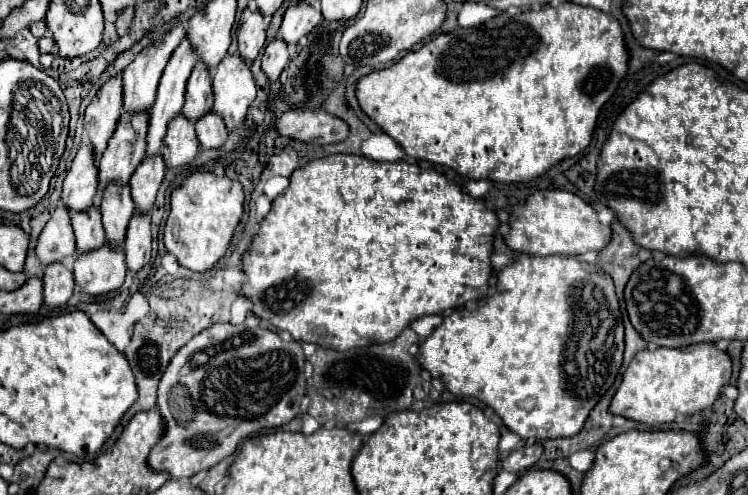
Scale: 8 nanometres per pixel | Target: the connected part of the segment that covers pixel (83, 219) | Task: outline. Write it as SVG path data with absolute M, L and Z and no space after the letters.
M97 208L71 214L71 226L75 232L77 254L87 254L99 250L105 244L105 232L101 224L101 212Z

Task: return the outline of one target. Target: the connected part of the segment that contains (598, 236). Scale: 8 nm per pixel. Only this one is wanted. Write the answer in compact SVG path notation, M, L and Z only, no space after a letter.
M567 190L535 192L527 198L525 204L515 206L511 216L511 230L505 236L505 242L515 252L533 256L577 256L589 250L599 252L603 246L607 246L607 242L611 242L611 226L601 224L593 206Z

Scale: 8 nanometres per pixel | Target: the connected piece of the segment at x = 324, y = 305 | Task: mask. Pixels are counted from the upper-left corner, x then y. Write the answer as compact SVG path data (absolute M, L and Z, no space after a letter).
M333 154L319 160L311 160L305 166L297 168L291 174L289 188L273 200L273 208L267 218L261 222L261 230L251 244L251 252L243 256L243 272L247 274L245 286L239 290L243 296L253 300L253 312L269 320L277 330L289 332L295 340L315 342L323 348L333 350L351 350L351 348L365 348L373 342L391 342L397 338L413 320L427 316L427 314L443 314L447 308L465 306L467 302L481 300L489 292L489 278L493 276L491 254L493 254L493 240L499 230L497 212L487 208L481 198L469 196L461 182L449 180L443 172L435 168L421 170L417 162L377 162L357 154Z

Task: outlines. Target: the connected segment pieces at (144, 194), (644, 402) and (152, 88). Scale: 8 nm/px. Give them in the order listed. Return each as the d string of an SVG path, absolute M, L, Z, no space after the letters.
M161 156L145 158L141 166L135 170L135 174L129 180L129 188L137 212L149 214L153 210L153 204L157 200L157 190L163 182L163 174L165 174L165 164Z
M713 344L641 350L635 354L617 394L613 396L611 412L649 426L667 424L673 422L679 414L691 416L699 410L707 410L707 406L719 398L721 388L731 380L731 374L731 356Z
M179 24L173 28L163 42L155 42L137 54L137 58L123 70L123 110L129 114L149 112L155 102L159 78L163 66L167 66L171 54L183 42L185 28Z

